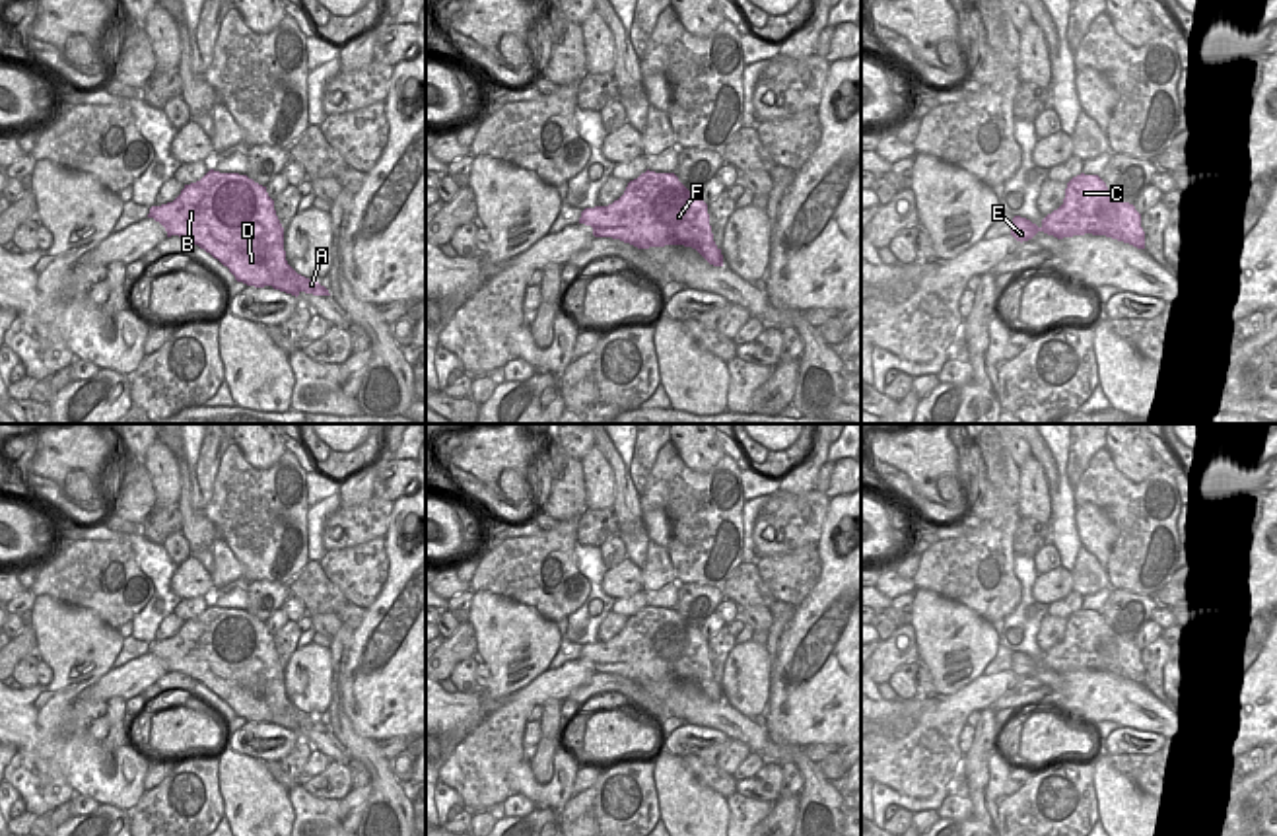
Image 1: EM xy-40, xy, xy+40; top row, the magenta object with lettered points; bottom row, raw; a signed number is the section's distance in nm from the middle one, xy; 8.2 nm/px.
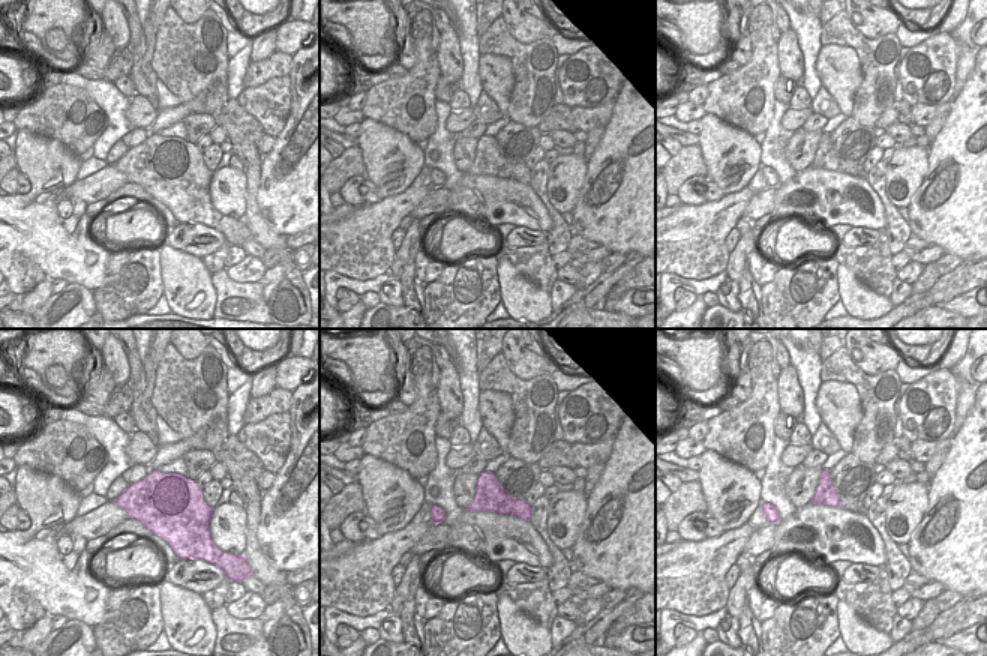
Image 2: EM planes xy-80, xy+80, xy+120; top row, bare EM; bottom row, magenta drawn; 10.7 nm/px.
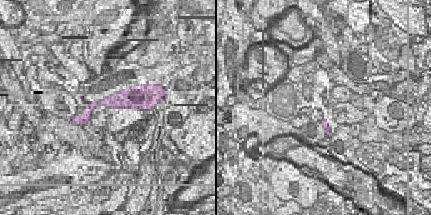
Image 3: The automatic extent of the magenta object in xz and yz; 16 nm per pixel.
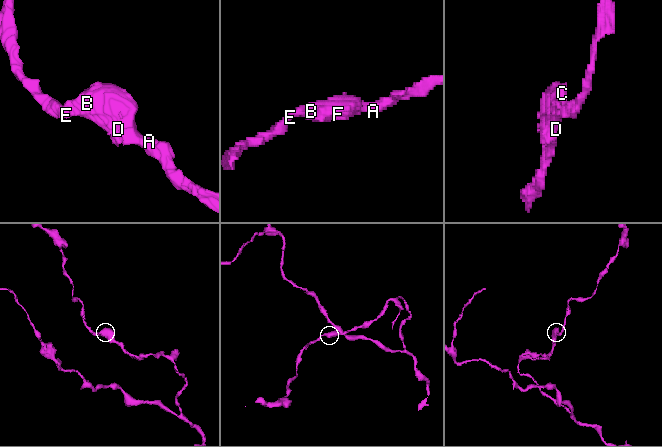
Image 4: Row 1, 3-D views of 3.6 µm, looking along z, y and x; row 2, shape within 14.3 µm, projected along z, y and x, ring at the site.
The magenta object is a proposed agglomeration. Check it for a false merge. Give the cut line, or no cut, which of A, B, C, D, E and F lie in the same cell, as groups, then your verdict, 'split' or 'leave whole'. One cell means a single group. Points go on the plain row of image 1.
cut none; groups A B C D E F; leave whole

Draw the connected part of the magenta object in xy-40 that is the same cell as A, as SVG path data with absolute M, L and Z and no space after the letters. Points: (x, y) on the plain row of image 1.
M210 605L200 616L185 620L181 630L167 640L152 642L148 653L159 657L167 673L179 671L198 680L218 694L237 717L299 731L330 731L317 715L297 710L286 696L284 663L276 651L274 636L266 622L255 618L247 610L220 609Z

